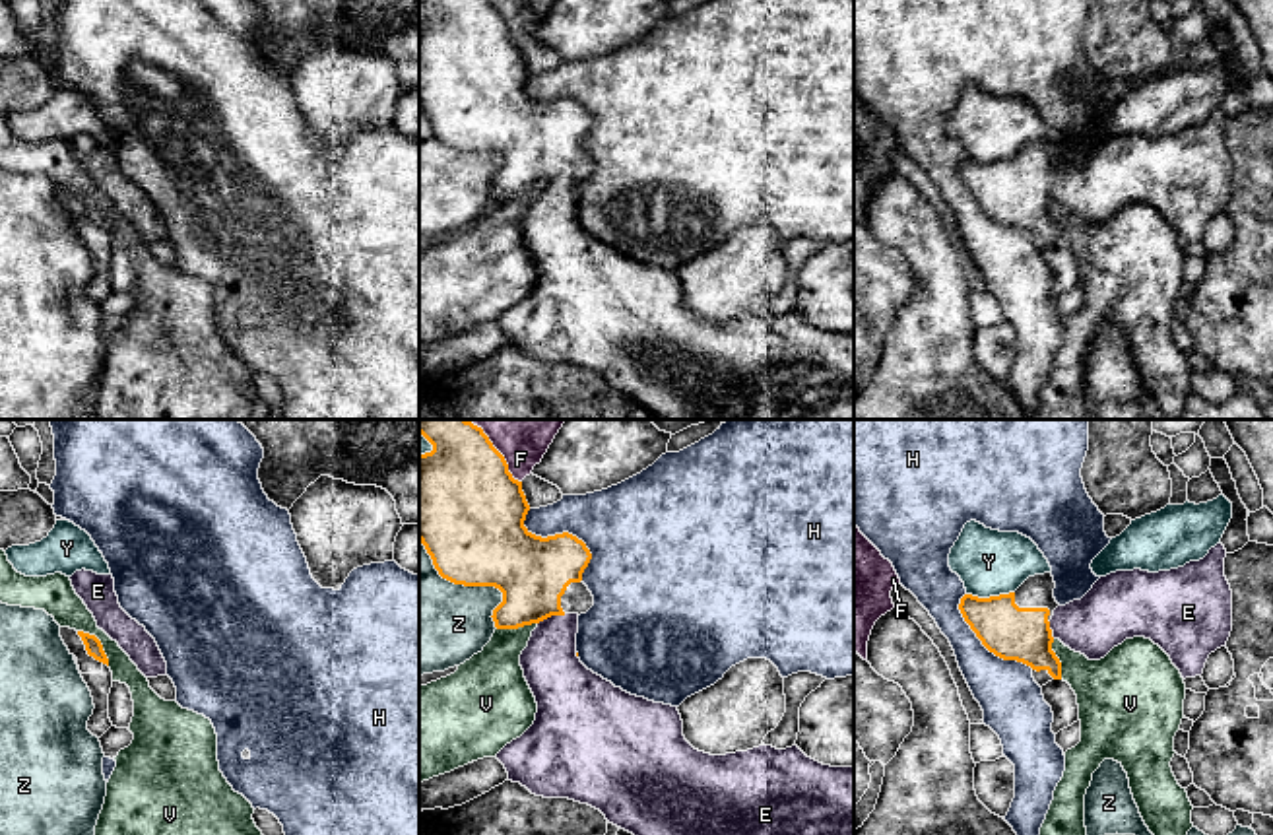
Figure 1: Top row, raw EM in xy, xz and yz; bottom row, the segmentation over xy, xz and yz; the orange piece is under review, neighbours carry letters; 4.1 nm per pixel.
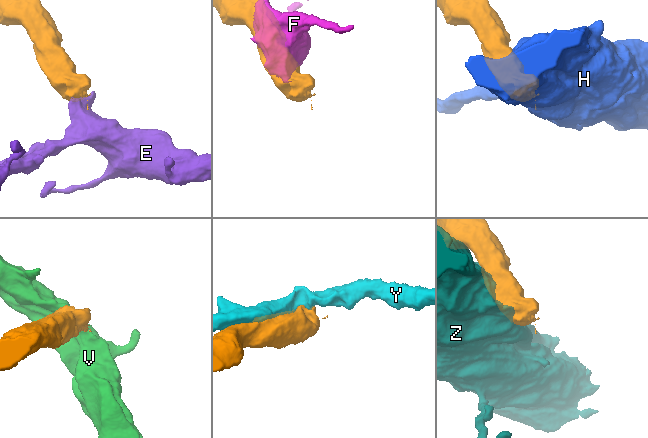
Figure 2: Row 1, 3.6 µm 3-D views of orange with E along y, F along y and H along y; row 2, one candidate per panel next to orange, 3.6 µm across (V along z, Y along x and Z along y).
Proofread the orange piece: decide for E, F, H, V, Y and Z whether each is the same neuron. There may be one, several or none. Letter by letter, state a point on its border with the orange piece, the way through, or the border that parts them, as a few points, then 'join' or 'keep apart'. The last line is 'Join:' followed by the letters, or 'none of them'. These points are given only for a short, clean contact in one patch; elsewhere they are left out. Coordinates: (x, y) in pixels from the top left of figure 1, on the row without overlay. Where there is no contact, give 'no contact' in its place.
E: meets orange in xz at (552, 179); runs through xz (532, 138), (532, 160), (552, 179), (552, 233); join
F: meets orange in xz at (505, 26); keep apart
H: meets orange in xz at (565, 98); keep apart
V: meets orange in xy at (99, 208); keep apart
Y: meets orange in yz at (990, 162); keep apart
Z: meets orange in xz at (470, 150); keep apart
Join: E

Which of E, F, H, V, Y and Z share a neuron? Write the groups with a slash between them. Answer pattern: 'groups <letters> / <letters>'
groups E / F / H / V / Y / Z

